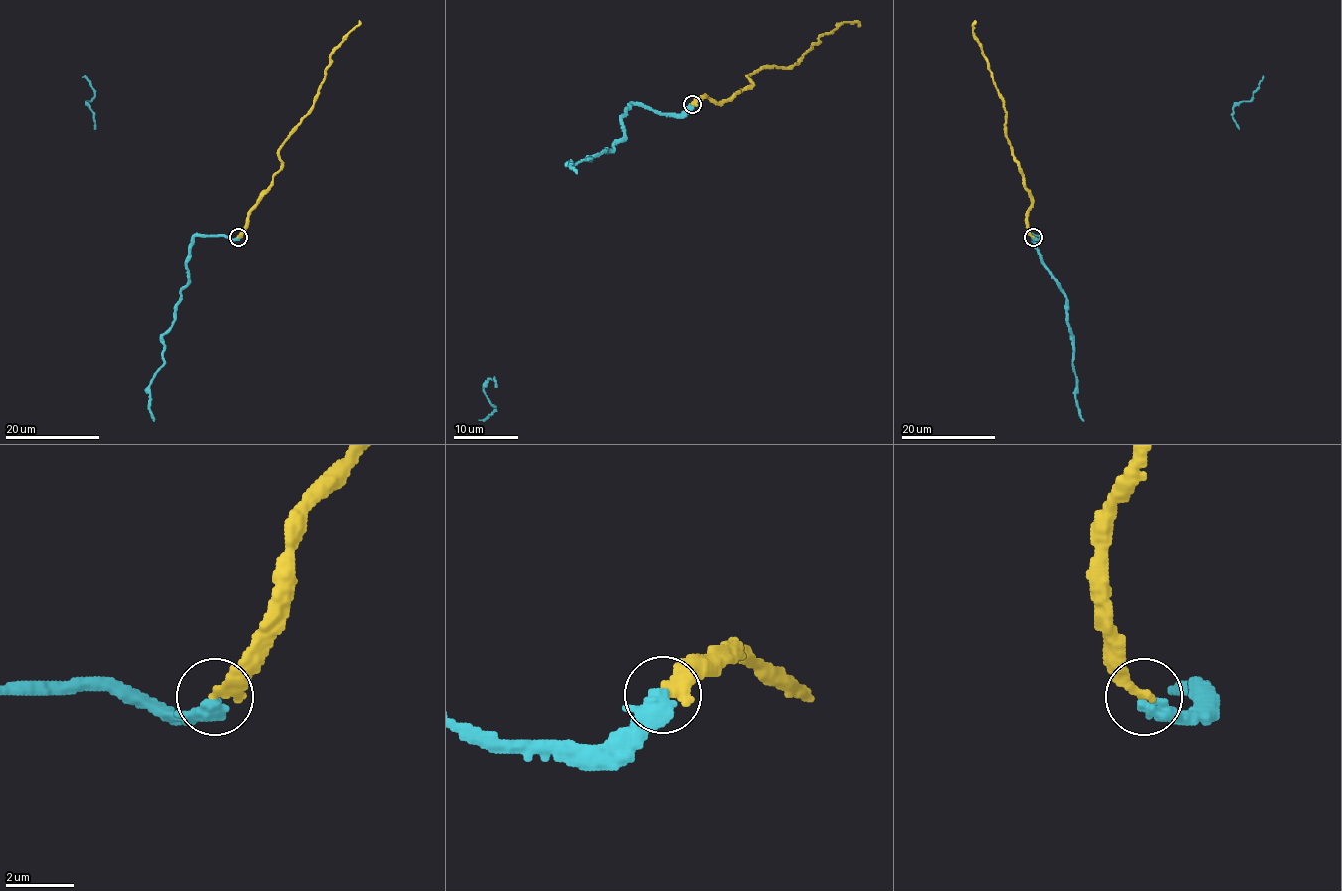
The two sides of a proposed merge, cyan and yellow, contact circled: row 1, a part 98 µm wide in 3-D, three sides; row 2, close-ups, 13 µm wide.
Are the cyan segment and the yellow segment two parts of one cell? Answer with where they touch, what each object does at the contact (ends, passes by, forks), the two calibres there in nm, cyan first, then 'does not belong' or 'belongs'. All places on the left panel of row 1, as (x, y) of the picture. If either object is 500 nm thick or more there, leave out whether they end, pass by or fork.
at (238, 237); 550 nm thick on the cyan side, 400 nm on the other; belongs

